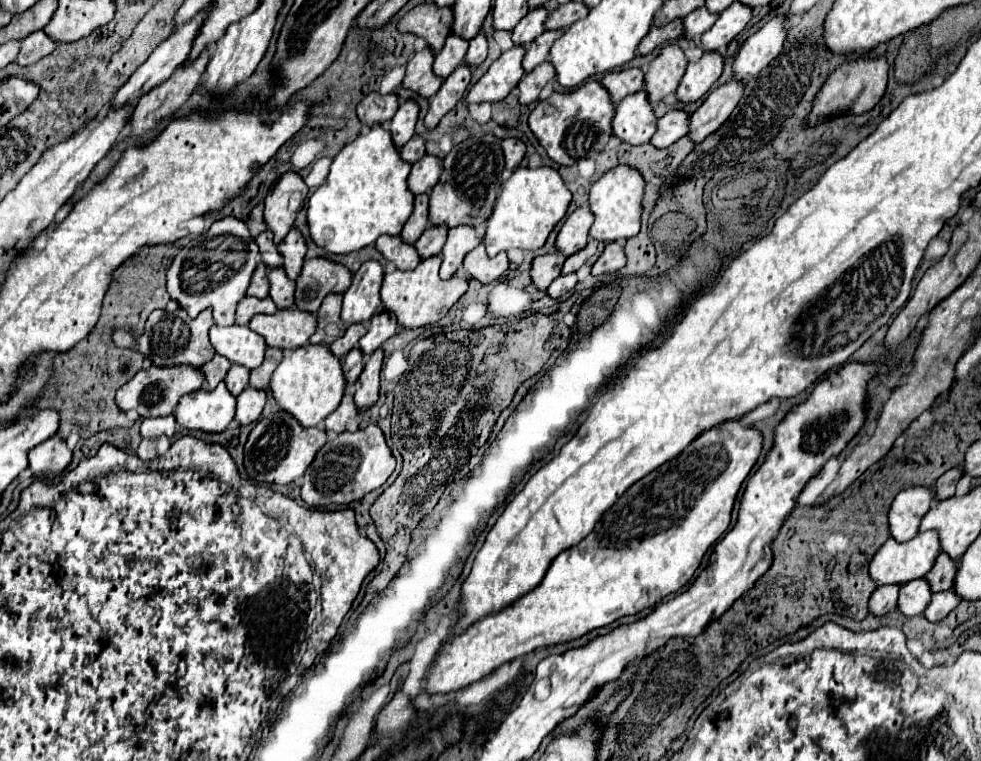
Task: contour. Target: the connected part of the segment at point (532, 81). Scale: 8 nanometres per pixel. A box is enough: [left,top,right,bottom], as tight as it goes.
[519,62,555,104]

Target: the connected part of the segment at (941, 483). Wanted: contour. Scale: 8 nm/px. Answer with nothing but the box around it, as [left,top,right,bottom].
[933,468,963,500]

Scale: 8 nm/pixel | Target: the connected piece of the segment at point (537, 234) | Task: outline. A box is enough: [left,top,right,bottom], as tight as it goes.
[483,166,571,258]

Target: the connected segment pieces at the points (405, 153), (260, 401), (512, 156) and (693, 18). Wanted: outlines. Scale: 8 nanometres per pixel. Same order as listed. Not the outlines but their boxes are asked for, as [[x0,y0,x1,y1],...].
[[401,136,425,164],[235,386,267,426],[501,138,525,170],[683,6,717,40]]

